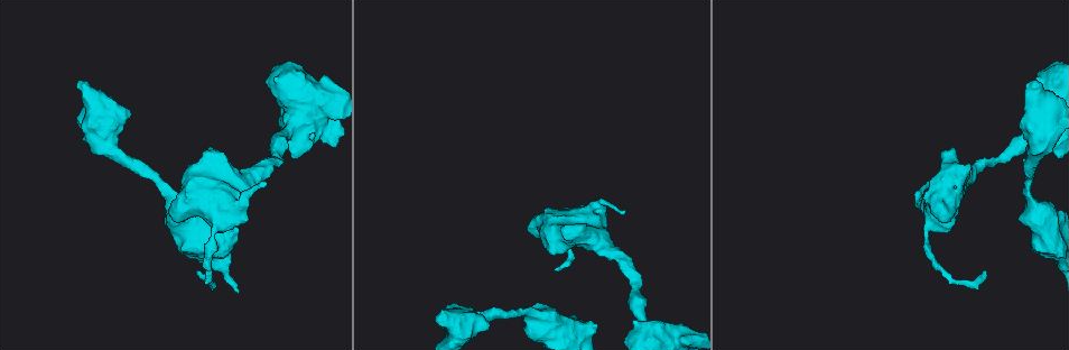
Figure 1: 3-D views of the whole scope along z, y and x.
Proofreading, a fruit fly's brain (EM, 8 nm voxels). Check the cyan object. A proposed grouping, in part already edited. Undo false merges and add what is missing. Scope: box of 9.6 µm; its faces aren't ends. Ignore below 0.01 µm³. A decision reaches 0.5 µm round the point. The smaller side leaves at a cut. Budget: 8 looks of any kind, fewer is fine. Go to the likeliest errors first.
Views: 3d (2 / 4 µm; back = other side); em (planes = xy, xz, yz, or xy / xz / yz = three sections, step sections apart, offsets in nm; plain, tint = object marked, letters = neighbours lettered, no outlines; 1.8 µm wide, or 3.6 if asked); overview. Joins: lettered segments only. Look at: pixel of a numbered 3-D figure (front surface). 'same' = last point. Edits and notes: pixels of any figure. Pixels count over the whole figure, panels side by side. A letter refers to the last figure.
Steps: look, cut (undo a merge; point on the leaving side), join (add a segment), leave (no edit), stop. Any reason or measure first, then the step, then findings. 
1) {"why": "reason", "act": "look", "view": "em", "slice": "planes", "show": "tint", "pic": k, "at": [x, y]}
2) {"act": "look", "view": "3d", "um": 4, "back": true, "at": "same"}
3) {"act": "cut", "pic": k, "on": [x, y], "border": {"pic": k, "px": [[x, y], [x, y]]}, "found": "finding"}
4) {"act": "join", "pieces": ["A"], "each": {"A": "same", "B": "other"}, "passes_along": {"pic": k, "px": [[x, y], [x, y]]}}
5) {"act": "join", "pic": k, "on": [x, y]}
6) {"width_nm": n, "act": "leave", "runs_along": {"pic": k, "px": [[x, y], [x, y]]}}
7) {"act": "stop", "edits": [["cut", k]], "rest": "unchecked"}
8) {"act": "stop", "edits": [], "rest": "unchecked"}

{"why": "free end", "act": "look", "view": "em", "slice": "xz", "step": 8, "show": "plain", "pic": 1, "at": [926, 182]}

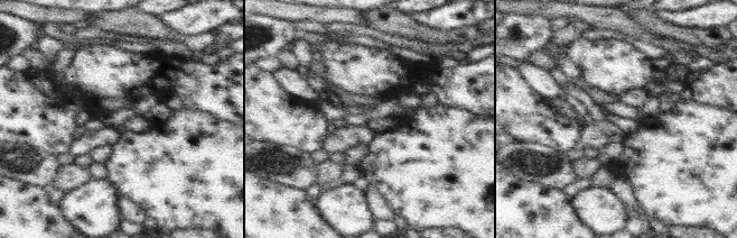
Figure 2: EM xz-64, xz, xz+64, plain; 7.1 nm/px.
{"act": "look", "view": "em", "slice": "xz", "step": 8, "show": "tint", "at": "same"}

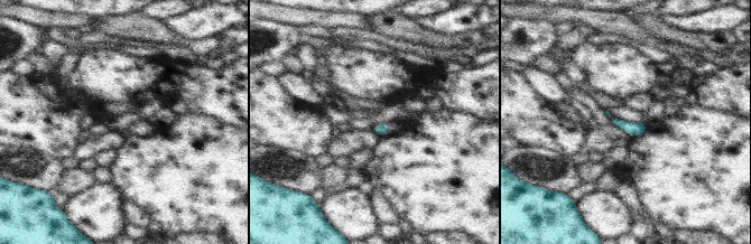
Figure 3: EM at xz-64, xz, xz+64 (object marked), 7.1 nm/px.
{"act": "look", "view": "em", "slice": "xz", "step": 8, "show": "letters", "at": "same"}

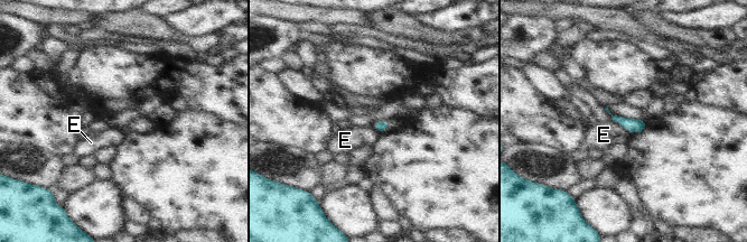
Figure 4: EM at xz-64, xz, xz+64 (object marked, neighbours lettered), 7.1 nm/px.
{"act": "leave", "each": {"E": "other"}, "border": {"pic": 4, "px": [[613, 120], [625, 128]]}, "found": "no lettered segment goes on from it"}

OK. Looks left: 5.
{"act": "look", "view": "em", "slice": "planes", "show": "letters", "pic": 1, "at": [984, 272]}

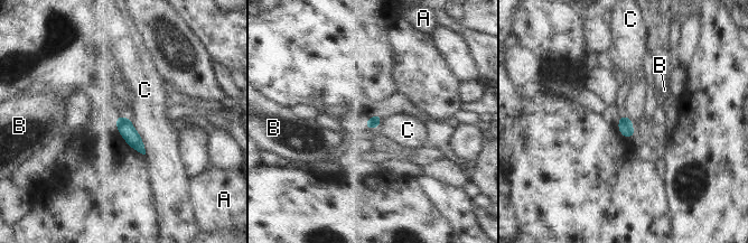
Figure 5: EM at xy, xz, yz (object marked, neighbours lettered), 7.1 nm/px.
{"act": "leave", "each": {"A": "other", "B": "other", "C": "other"}, "border": {"pic": 5, "px": [[130, 121], [142, 141], [145, 155]]}, "found": "none of them fits"}

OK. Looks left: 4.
{"act": "look", "view": "em", "um": 3.6, "slice": "planes", "show": "letters", "pic": 1, "at": [637, 322]}

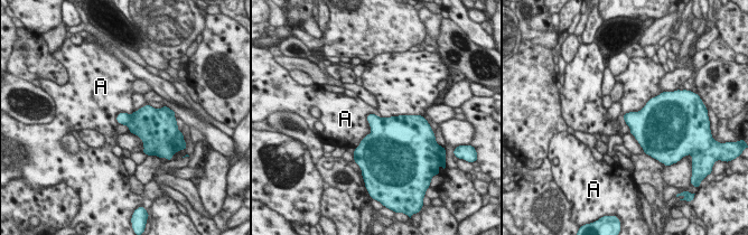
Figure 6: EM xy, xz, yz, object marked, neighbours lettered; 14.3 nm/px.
{"longest_contact_nm": ["A", 700], "act": "leave", "each": {"A": "other"}, "border": {"pic": 6, "px": [[657, 95], [624, 114], [629, 132]]}, "found": "none of them fits"}

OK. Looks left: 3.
{"act": "stop", "edits": [], "rest": "unchecked"}

